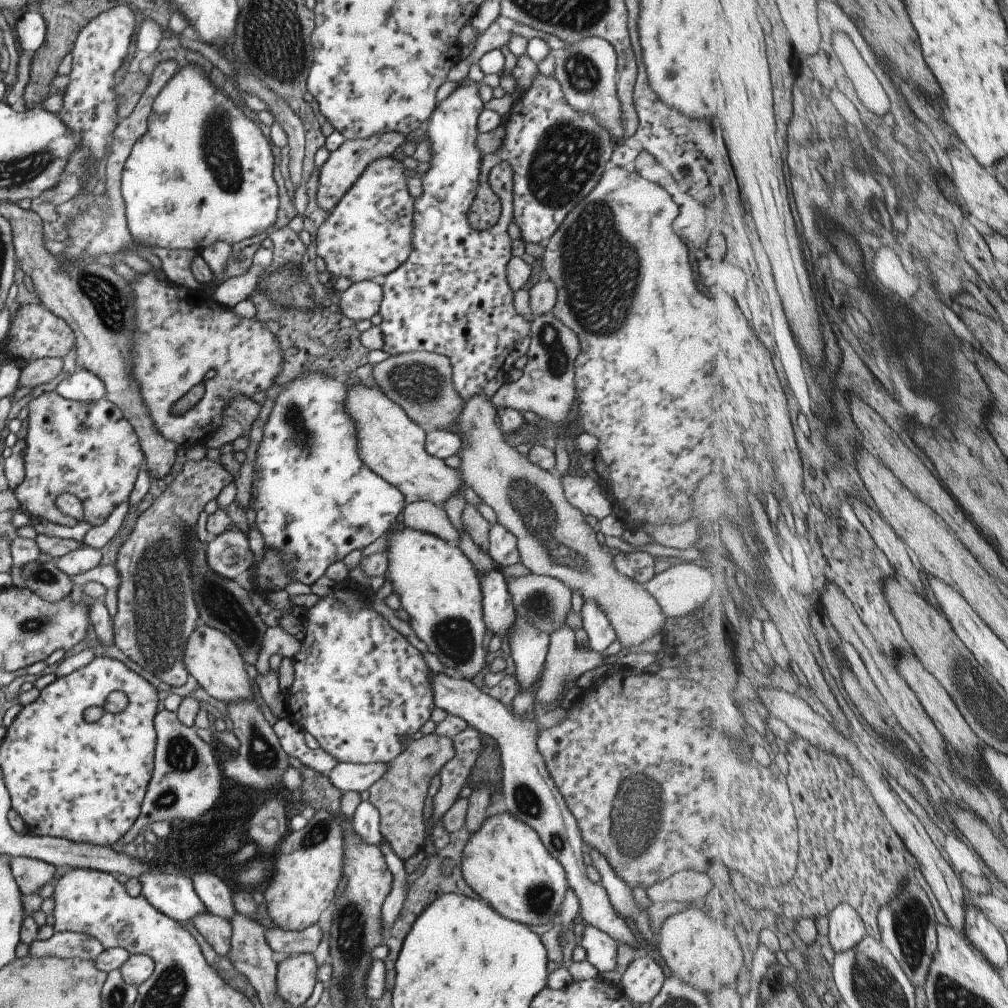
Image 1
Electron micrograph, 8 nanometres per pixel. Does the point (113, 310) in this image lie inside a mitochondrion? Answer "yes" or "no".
yes

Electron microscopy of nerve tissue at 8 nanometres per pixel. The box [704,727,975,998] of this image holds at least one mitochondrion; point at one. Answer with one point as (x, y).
(909, 918)

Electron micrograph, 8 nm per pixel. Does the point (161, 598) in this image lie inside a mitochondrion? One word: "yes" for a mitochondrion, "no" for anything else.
yes

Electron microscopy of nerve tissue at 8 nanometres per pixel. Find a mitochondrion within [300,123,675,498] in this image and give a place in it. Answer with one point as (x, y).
(602, 273)

